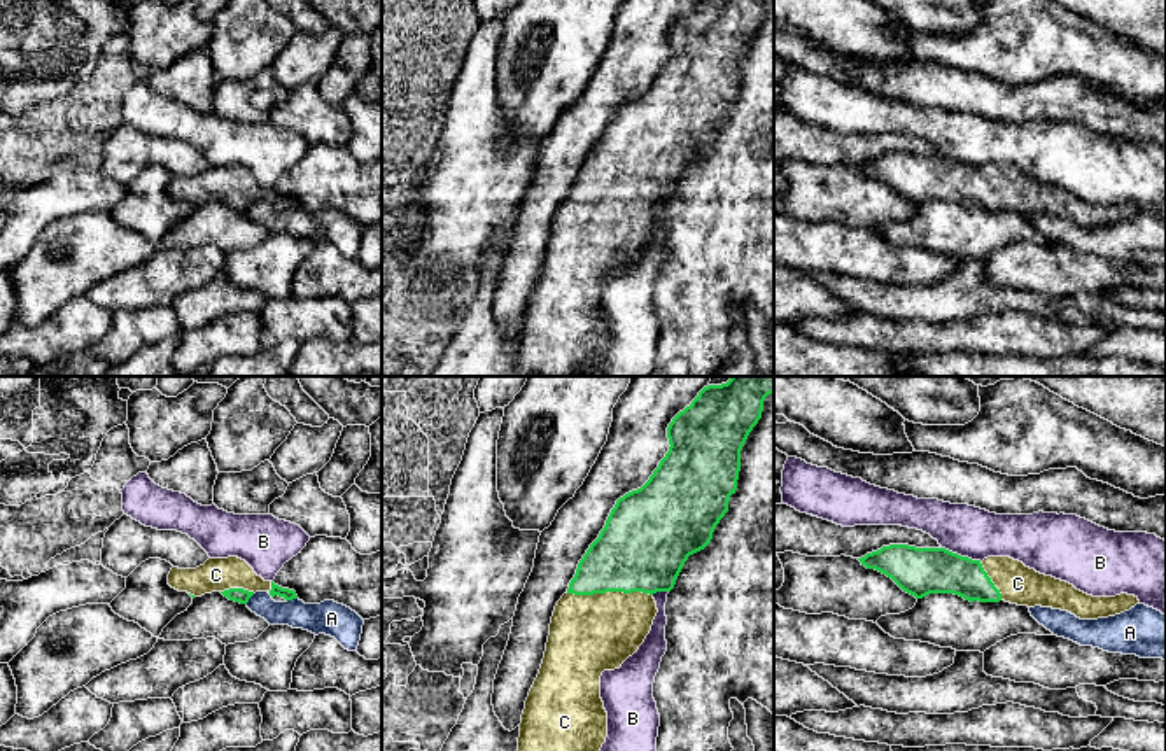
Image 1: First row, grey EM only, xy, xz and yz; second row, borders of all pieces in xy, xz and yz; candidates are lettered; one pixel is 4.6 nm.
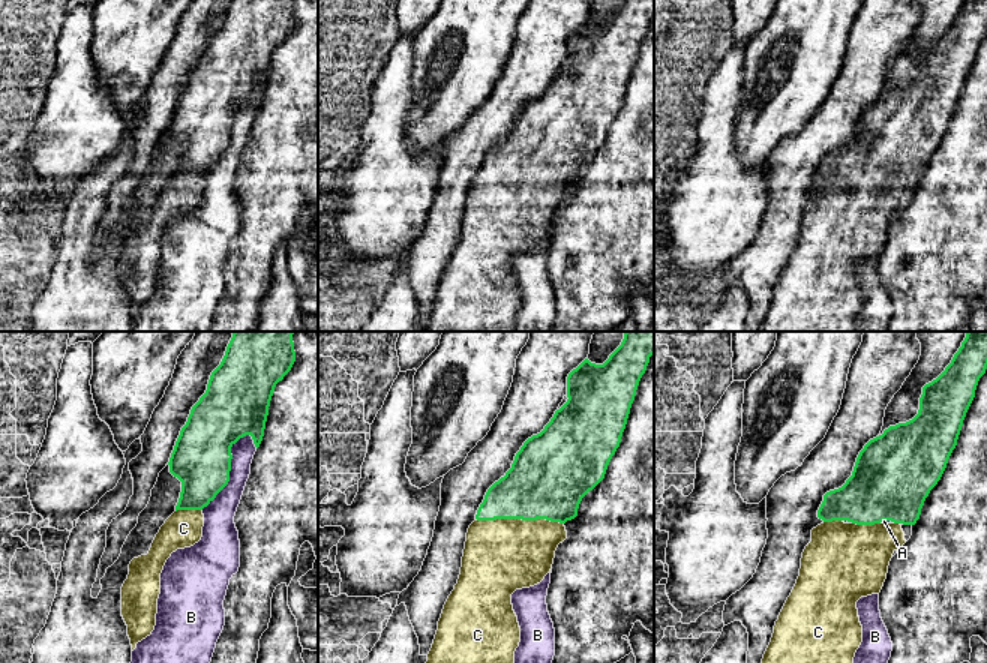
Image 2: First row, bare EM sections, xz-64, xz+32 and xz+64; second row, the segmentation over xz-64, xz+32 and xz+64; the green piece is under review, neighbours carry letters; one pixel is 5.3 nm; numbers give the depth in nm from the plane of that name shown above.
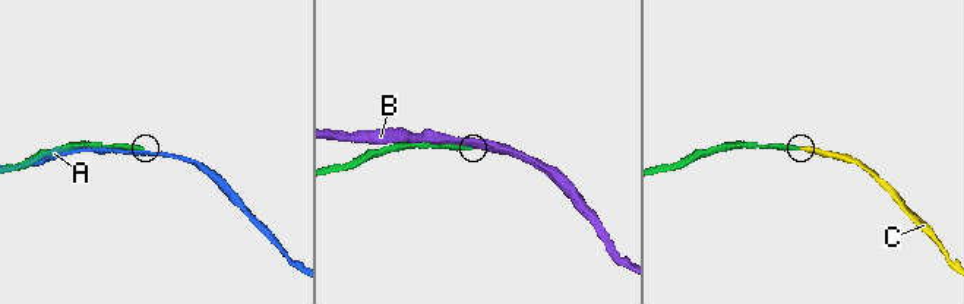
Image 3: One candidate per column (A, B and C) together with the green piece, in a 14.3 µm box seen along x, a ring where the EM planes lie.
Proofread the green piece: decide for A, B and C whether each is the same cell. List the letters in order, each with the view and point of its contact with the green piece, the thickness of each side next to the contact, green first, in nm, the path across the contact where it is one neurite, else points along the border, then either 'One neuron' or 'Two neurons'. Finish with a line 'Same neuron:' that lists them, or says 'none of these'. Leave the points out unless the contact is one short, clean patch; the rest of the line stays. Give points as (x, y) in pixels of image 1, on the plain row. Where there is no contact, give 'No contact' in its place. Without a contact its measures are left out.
A: Touches green at xy (249, 205). Thickness 70 nm (green) against 130 nm. Two neurons
B: Touches green at yz (960, 163). Thickness 220 nm (green) against 240 nm. Two neurons
C: Touches green at xz (610, 198). Thickness 400 nm (green) against 360 nm. Path across: xz (643, 156), (620, 179), (610, 198), (610, 216), (589, 242). One neuron
Same neuron: C

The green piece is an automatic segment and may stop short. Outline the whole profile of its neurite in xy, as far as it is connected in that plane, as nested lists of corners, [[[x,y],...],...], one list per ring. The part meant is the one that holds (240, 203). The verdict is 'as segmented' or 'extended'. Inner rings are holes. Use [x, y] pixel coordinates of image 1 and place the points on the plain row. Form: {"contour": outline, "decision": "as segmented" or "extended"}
{"contour": [[[238,165],[208,166],[196,177],[172,175],[168,193],[179,200],[187,200],[193,207],[221,200],[229,208],[240,212],[247,212],[256,200],[268,200],[271,205],[278,203],[285,208],[298,207],[294,198],[264,189]]], "decision": "extended"}

